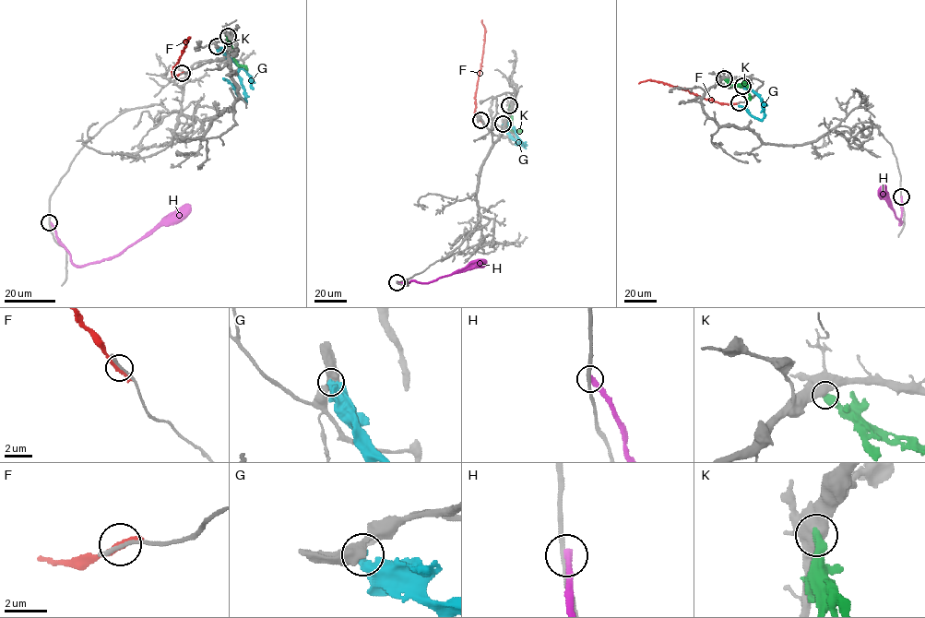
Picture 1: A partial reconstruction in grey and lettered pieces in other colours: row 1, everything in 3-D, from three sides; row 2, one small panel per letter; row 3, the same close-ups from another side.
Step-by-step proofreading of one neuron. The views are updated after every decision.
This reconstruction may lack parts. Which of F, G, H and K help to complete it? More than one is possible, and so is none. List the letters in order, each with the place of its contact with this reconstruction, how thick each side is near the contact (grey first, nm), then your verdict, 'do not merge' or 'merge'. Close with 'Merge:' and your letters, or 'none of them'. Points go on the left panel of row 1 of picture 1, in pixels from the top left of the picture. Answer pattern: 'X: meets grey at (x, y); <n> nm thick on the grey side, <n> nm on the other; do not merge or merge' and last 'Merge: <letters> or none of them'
F: meets grey at (182, 73); 240 nm thick on the grey side, 240 nm on the other; do not merge
G: meets grey at (217, 46); 550 nm thick on the grey side, 460 nm on the other; do not merge
H: meets grey at (49, 222); 240 nm thick on the grey side, 360 nm on the other; do not merge
K: meets grey at (228, 36); 750 nm thick on the grey side, 480 nm on the other; do not merge
Merge: none of them

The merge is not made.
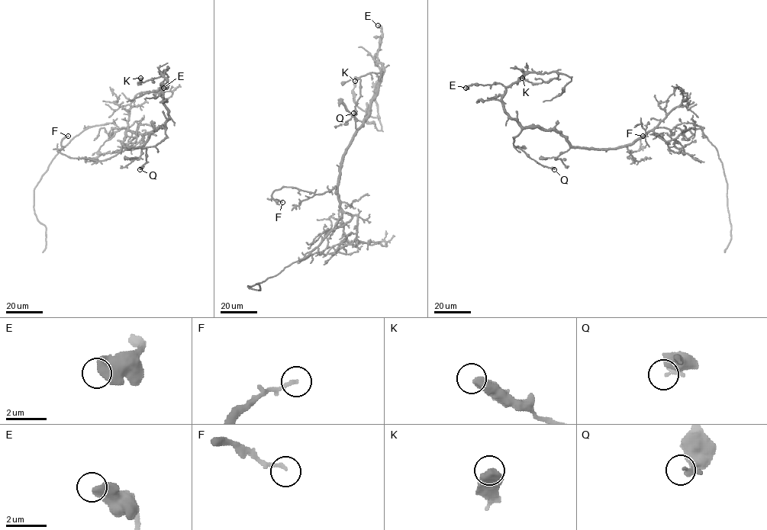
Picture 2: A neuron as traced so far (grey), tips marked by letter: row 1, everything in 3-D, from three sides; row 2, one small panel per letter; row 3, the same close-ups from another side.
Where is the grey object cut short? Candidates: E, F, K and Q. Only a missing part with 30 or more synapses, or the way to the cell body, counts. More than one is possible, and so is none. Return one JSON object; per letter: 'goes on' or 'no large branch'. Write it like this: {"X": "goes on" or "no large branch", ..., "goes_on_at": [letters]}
{"E": "no large branch", "F": "no large branch", "K": "no large branch", "Q": "no large branch", "goes_on_at": []}

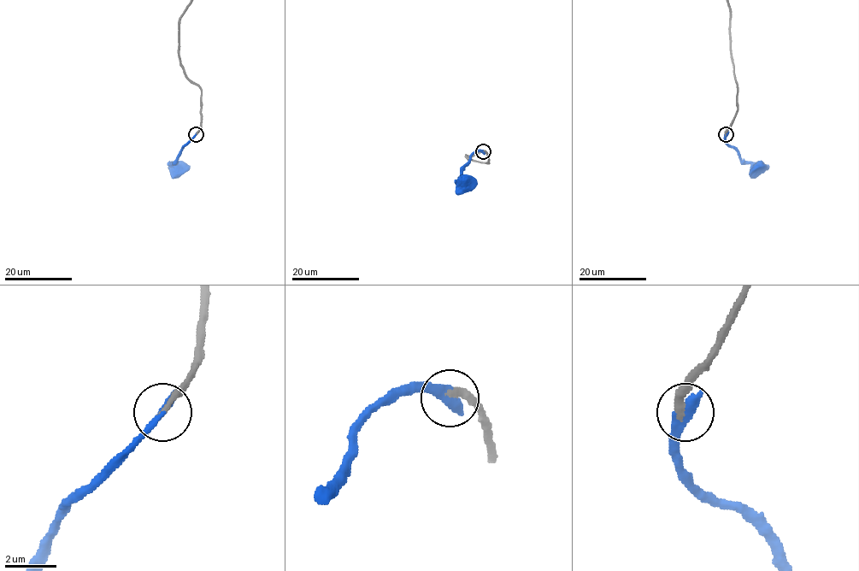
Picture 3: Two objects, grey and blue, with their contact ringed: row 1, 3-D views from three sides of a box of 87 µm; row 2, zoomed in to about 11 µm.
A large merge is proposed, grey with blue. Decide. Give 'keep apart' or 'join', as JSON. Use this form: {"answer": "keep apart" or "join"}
{"answer": "join"}

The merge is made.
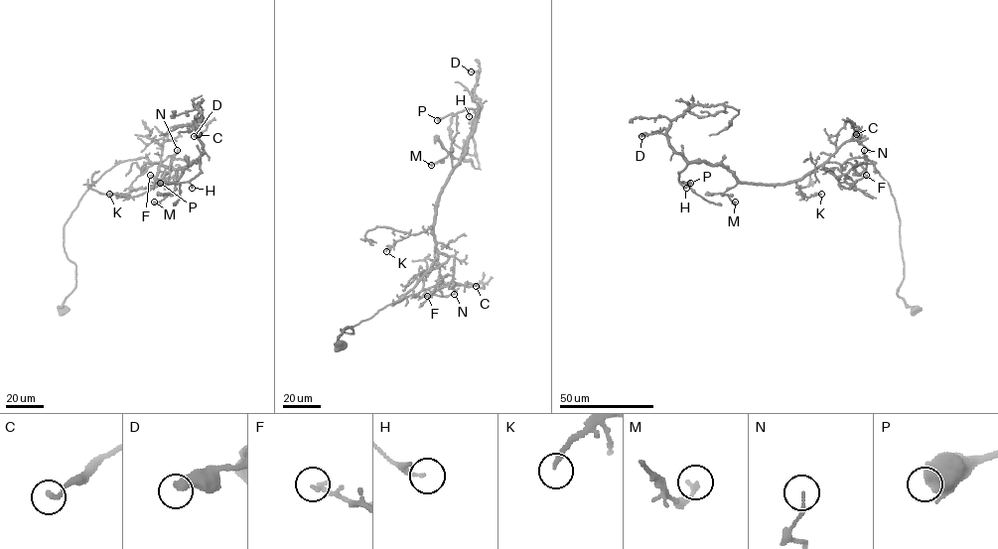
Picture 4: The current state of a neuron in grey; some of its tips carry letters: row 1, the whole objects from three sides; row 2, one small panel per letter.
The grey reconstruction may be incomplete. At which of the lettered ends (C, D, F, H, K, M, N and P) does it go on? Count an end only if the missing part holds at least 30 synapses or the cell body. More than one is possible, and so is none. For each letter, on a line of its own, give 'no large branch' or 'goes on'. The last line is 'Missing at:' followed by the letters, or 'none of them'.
C: no large branch
D: no large branch
F: no large branch
H: no large branch
K: no large branch
M: no large branch
N: no large branch
P: no large branch
Missing at: none of them

